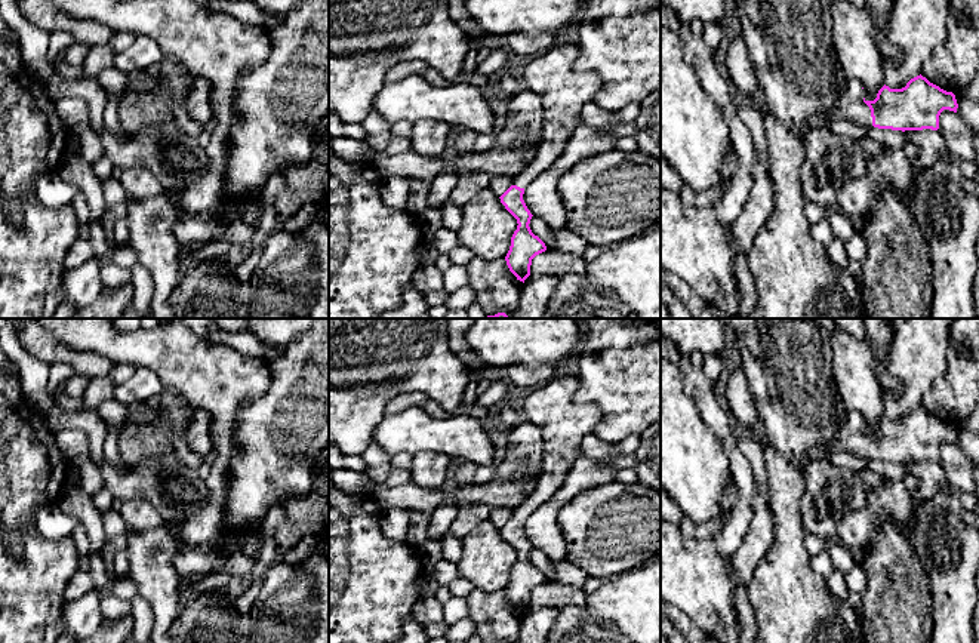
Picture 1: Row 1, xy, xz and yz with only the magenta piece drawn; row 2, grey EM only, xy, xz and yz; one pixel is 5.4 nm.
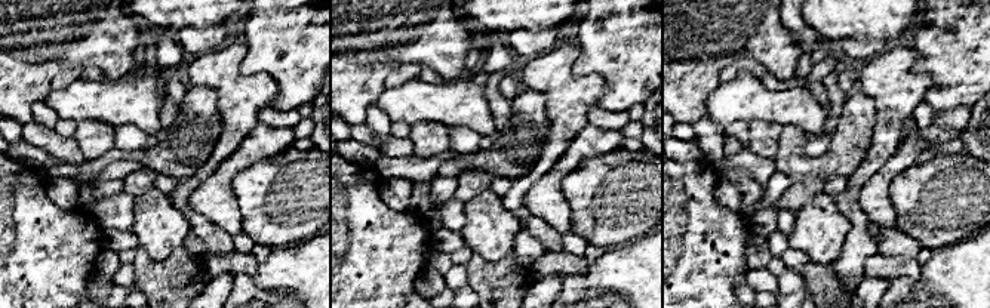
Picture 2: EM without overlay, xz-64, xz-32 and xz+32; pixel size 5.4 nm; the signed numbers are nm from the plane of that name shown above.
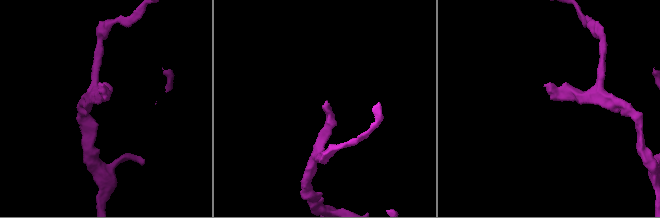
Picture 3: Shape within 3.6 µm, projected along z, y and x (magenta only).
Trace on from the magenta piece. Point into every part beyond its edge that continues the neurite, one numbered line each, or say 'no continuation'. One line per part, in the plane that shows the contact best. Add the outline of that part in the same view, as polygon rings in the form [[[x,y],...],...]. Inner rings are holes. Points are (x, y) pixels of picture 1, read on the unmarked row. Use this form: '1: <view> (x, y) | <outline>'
1: yz (850, 437) | [[[855,410],[846,413],[844,422],[829,446],[816,446],[806,462],[825,459],[831,452],[852,452],[863,459],[872,459],[869,439],[863,434],[863,421]]]

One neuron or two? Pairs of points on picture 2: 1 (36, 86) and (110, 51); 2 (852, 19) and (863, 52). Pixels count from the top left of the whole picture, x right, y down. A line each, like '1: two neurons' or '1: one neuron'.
1: one neuron
2: two neurons

